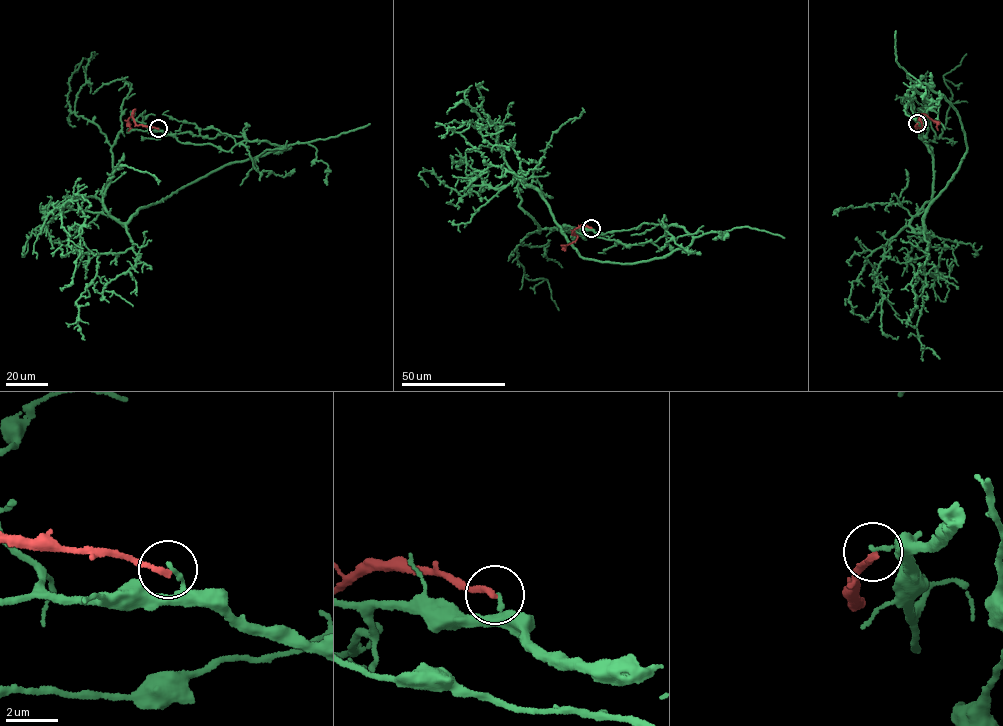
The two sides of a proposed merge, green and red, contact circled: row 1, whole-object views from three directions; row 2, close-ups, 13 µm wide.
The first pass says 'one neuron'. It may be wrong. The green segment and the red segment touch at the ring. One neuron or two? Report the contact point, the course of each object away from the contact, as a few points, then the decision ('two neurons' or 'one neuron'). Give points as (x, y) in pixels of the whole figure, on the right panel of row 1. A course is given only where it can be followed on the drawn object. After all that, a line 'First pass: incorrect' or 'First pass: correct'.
at (917, 123); green runs (917, 123), (906, 94), (927, 84), (968, 148), (920, 233), (909, 221), (931, 199), (943, 76), (966, 54); red runs (917, 123), (916, 128), (922, 127), (919, 114), (925, 114), (937, 123), (937, 130); two neurons
First pass: incorrect

